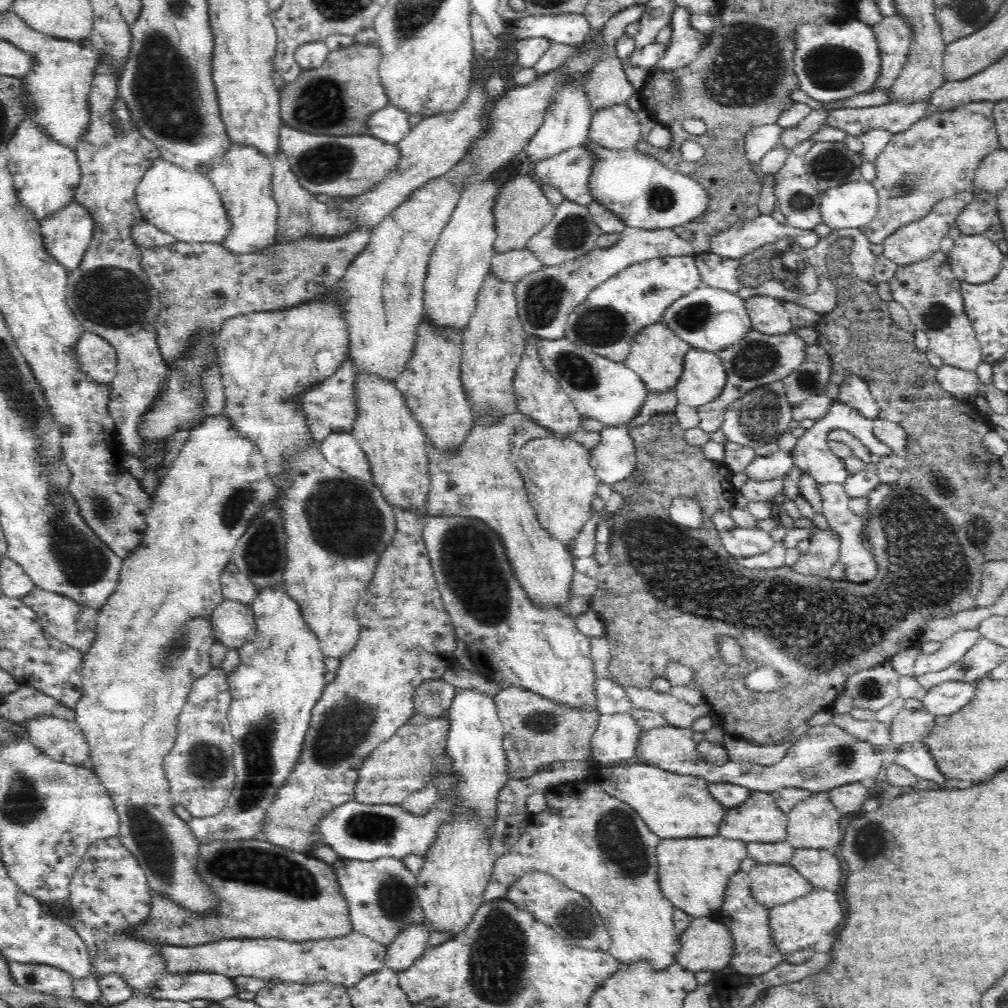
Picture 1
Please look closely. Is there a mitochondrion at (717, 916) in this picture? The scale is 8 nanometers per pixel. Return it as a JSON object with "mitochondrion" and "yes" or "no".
{"mitochondrion":"no"}

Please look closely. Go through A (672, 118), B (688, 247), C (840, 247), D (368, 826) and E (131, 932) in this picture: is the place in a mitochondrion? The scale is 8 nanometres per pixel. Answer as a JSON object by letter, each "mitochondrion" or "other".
{"A":"other","B":"other","C":"other","D":"mitochondrion","E":"other"}

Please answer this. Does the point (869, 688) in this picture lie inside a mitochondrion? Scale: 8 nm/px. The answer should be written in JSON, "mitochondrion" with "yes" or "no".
{"mitochondrion":"yes"}

